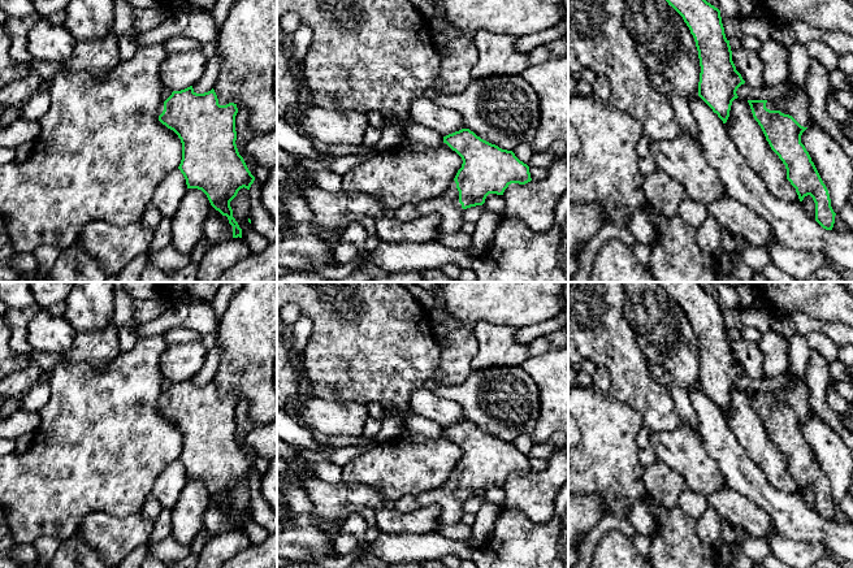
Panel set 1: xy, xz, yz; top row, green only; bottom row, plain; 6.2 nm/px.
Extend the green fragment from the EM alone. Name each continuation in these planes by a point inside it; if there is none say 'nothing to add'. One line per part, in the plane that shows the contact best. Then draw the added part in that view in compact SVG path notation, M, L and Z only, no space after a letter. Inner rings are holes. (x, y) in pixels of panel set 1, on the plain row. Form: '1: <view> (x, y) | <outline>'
1: yz (797, 397) | M789 368L787 370L793 378L793 387L779 391L768 391L766 399L770 402L780 402L792 407L801 417L807 419L811 413L809 402L809 389L804 381L794 376Z

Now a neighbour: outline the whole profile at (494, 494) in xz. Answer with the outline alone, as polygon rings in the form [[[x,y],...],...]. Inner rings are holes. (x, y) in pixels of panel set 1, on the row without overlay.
[[[489,485],[485,490],[486,499],[495,504],[495,506],[503,506],[505,502],[505,491],[502,486],[497,485]]]

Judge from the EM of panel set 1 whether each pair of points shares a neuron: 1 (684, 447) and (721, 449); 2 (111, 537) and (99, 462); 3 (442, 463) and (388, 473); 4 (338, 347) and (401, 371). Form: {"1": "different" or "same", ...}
{"1": "different", "2": "different", "3": "same", "4": "same"}

